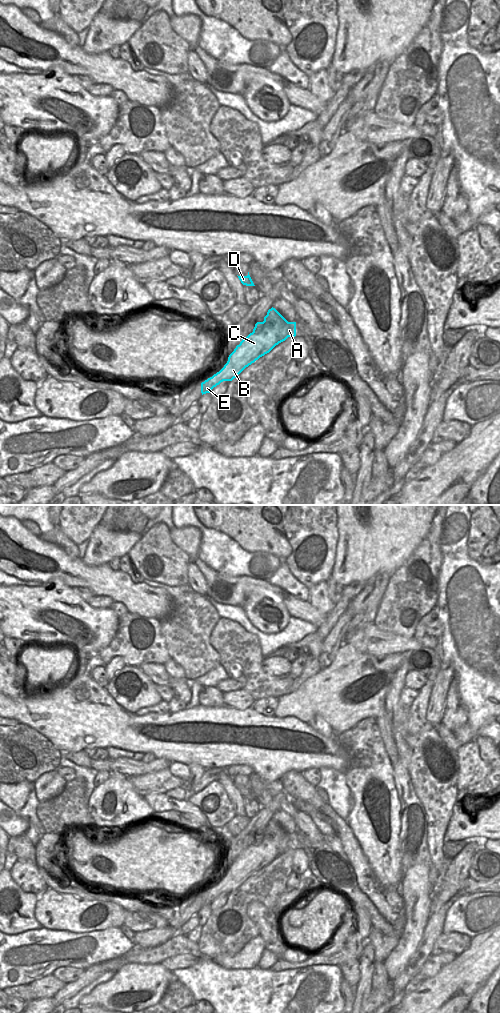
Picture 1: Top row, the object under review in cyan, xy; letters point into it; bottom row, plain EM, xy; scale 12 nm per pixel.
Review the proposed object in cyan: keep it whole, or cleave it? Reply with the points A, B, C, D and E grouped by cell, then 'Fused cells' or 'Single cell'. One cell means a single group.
Groups: A / B C D E. Fused cells

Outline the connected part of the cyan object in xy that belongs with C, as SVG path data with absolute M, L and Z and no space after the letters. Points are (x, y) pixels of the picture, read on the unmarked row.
M275 821L268 822L263 834L257 834L247 849L229 867L224 879L201 895L201 905L210 905L211 902L223 893L232 893L246 879L260 869L269 865L279 856L279 842L289 834Z

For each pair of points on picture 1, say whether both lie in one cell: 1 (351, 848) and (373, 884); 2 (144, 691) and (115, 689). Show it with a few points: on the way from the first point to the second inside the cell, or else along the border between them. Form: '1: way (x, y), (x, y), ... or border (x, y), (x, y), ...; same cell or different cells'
1: way (356, 857), (364, 875); same cell
2: way (138, 687), (122, 687); same cell

